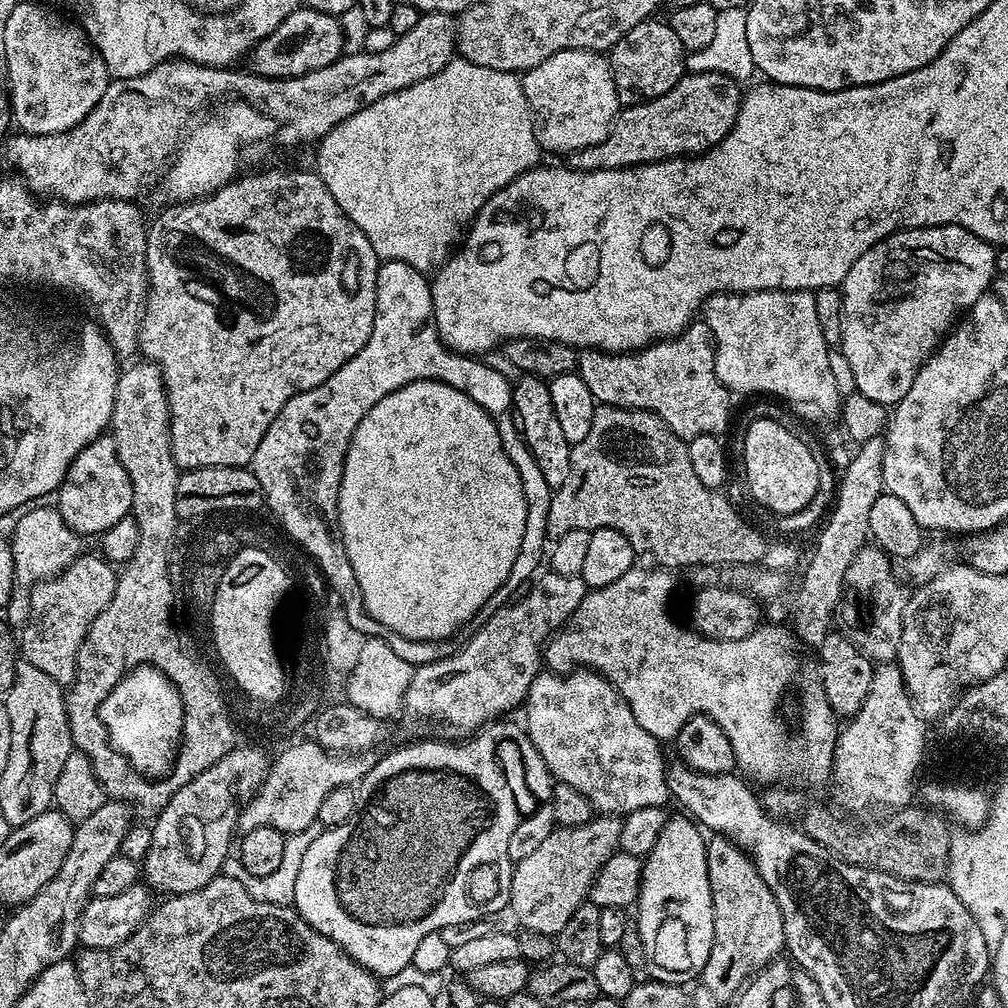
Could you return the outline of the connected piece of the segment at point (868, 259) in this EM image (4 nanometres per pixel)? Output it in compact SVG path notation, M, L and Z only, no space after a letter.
M960 224L906 228L866 250L842 285L842 350L850 358L856 391L885 406L906 398L917 370L940 347L957 317L989 291L998 272L996 254L993 245Z

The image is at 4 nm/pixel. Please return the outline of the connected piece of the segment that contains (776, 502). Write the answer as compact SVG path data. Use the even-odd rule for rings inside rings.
M779 419L756 420L748 428L748 433L744 436L744 472L748 475L748 488L752 491L752 496L760 504L765 504L769 508L769 513L785 516L794 510L802 510L810 498L814 498L820 492L820 475L818 466L814 458L810 455L810 450L790 434L780 425Z

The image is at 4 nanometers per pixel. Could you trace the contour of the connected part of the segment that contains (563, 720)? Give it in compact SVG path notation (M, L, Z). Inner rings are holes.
M551 670L536 673L528 691L528 698L522 705L523 727L530 742L538 750L545 769L559 783L574 786L592 803L597 813L625 817L629 812L643 808L658 808L670 800L668 770L661 741L650 735L634 718L630 706L622 694L595 670L573 670L557 674Z

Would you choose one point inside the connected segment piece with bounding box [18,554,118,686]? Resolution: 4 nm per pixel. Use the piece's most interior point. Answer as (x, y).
(61, 610)

